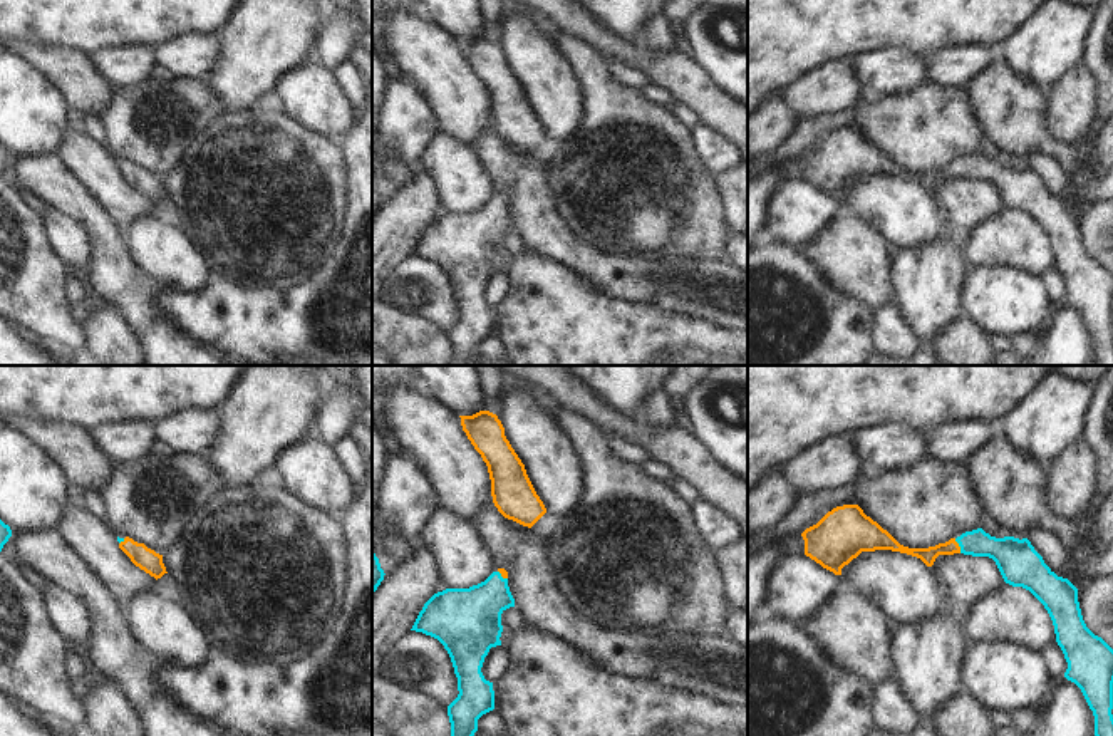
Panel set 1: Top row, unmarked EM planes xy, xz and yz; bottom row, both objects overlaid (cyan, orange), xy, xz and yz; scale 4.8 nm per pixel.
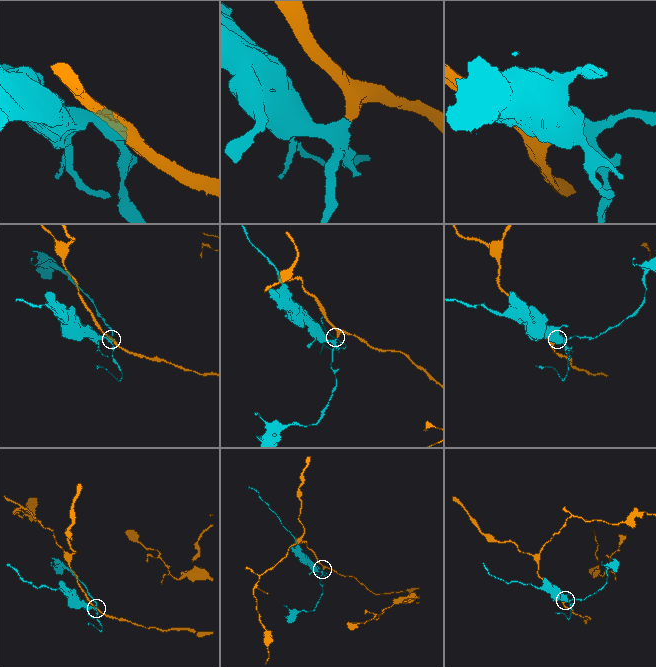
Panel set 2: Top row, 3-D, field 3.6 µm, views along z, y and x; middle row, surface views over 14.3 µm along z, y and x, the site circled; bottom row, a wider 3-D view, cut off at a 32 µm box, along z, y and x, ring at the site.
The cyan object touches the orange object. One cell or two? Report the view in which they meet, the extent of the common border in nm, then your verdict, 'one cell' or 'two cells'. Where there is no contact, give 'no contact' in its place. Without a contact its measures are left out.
contact in yz; length 80 nm; one cell

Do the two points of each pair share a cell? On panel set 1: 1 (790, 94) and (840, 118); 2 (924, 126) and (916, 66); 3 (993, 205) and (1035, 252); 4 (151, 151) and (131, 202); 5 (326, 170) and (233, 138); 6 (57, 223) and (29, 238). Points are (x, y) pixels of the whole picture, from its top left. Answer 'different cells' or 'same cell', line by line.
1: different cells
2: different cells
3: different cells
4: different cells
5: same cell
6: different cells

